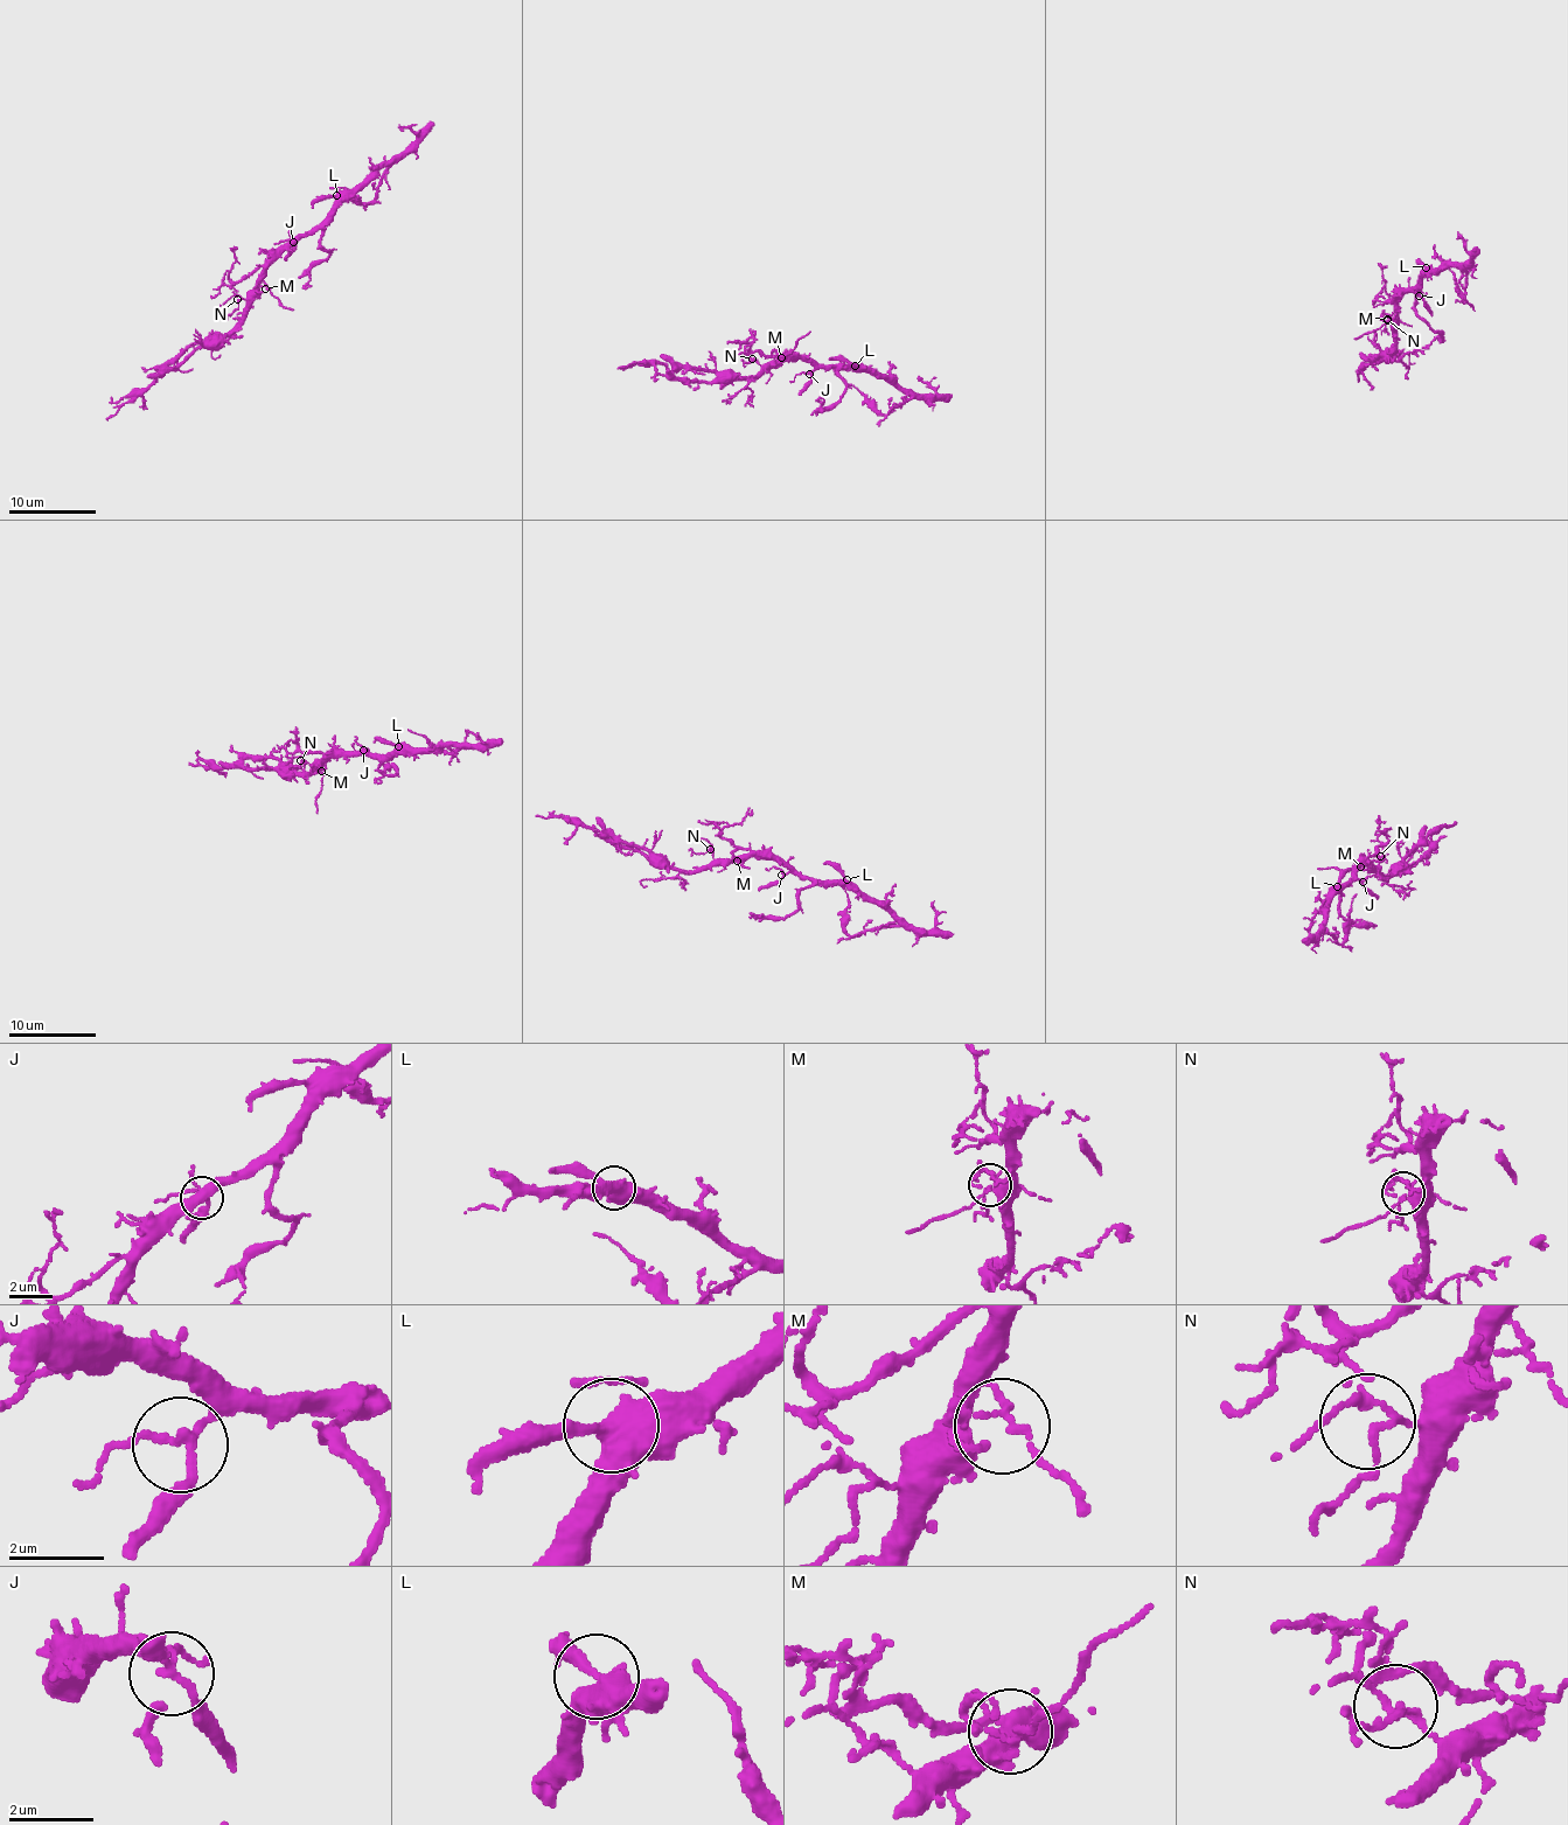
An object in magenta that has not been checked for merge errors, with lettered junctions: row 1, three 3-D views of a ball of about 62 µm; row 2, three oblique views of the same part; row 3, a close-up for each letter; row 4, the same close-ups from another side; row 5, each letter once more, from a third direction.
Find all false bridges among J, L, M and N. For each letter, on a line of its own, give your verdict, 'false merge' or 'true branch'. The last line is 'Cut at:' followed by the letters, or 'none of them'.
J: true branch
L: true branch
M: true branch
N: true branch
Cut at: none of them

